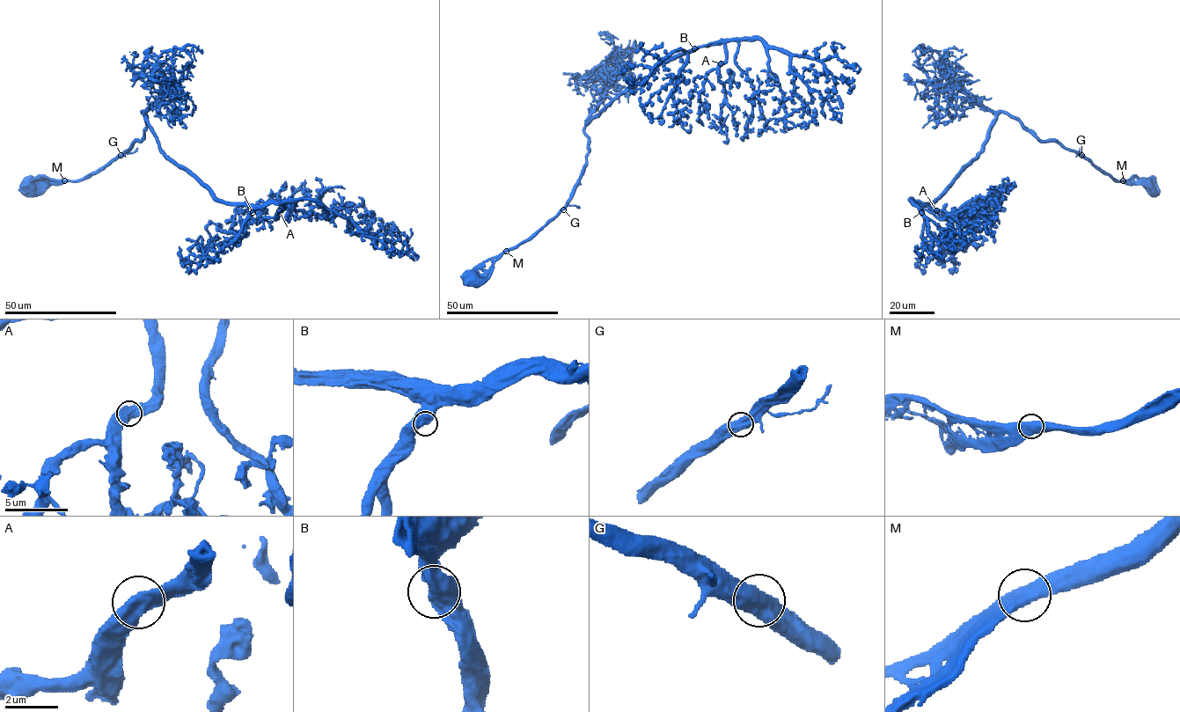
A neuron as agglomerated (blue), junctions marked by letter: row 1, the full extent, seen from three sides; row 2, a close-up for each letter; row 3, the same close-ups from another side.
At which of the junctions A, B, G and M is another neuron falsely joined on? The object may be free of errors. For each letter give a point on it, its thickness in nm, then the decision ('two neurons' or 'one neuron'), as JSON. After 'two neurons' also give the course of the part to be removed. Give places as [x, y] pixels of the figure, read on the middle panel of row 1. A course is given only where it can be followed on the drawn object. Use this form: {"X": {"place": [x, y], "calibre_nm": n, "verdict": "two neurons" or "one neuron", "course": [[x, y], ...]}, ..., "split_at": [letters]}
{"A": {"place": [721, 63], "calibre_nm": 600, "verdict": "one neuron"}, "B": {"place": [694, 48], "calibre_nm": 550, "verdict": "one neuron"}, "G": {"place": [563, 209], "calibre_nm": 600, "verdict": "one neuron"}, "M": {"place": [506, 251], "calibre_nm": 600, "verdict": "one neuron"}, "split_at": []}

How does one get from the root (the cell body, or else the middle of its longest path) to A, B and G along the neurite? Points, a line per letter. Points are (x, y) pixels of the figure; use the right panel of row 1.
A: (1151, 186), (1146, 179), (1117, 181), (1001, 112), (981, 151), (949, 186), (932, 203), (915, 203), (936, 210)
B: (1151, 186), (1146, 179), (1117, 181), (1001, 112), (981, 151), (921, 212)
G: (1151, 186), (1154, 185), (1146, 179), (1132, 182), (1117, 181), (1081, 155)

